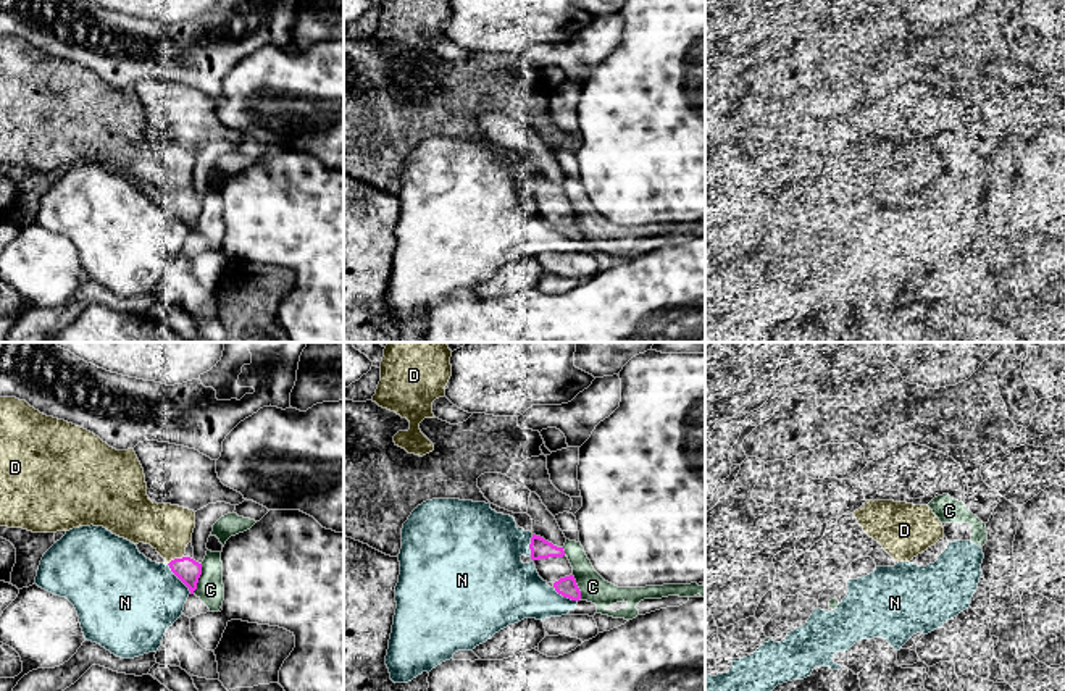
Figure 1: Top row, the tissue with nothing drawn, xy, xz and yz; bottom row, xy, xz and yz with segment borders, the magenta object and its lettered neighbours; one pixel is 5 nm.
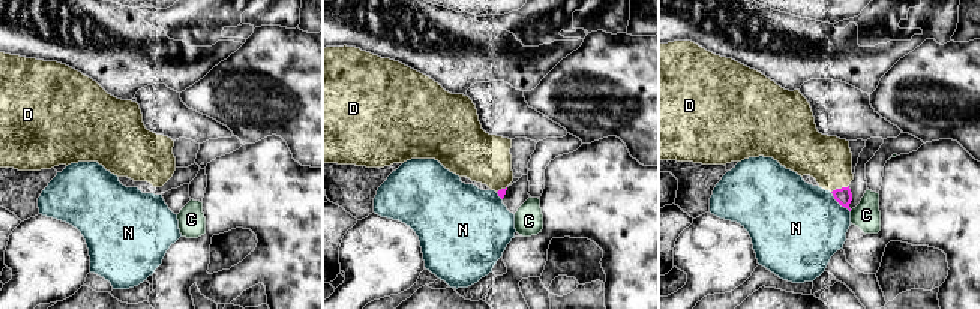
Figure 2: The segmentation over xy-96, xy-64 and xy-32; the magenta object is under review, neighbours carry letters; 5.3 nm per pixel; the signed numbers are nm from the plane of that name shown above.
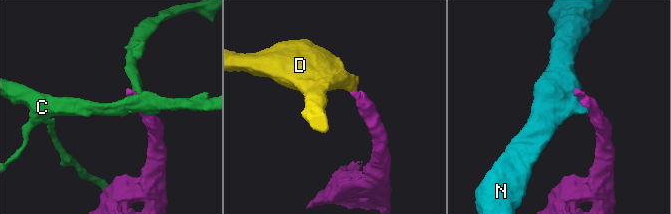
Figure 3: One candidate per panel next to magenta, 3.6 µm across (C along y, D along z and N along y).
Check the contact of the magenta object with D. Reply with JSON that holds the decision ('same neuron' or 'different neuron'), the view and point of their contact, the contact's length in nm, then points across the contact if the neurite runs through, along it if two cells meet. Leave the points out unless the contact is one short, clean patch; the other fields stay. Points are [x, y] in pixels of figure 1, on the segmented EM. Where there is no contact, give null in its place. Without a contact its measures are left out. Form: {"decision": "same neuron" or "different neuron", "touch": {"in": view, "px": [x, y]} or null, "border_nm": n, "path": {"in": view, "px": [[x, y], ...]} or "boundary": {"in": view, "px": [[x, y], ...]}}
{"decision": "same neuron", "touch": {"in": "xy", "px": [175, 559]}, "border_nm": 90}

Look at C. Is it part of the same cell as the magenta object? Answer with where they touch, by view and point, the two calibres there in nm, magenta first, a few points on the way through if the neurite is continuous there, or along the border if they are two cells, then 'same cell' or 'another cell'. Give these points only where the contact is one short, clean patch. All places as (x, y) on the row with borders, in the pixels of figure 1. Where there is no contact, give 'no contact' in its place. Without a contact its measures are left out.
meets magenta in xy at (199, 577); 120 nm thick on the magenta side, 140 nm on the other; border along xy (202, 564), (202, 573), (192, 593); another cell

